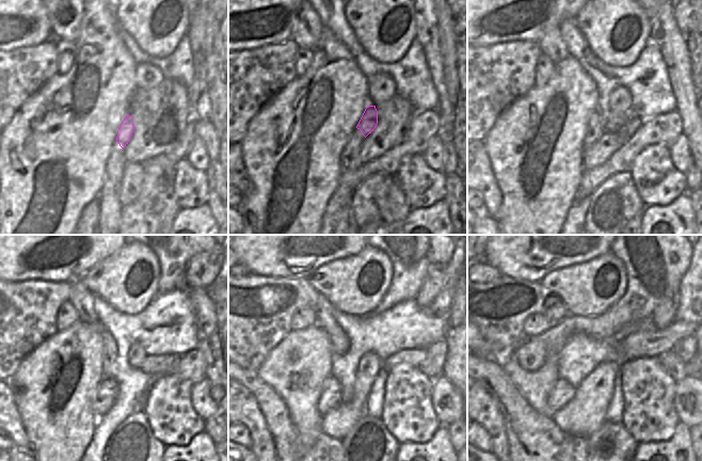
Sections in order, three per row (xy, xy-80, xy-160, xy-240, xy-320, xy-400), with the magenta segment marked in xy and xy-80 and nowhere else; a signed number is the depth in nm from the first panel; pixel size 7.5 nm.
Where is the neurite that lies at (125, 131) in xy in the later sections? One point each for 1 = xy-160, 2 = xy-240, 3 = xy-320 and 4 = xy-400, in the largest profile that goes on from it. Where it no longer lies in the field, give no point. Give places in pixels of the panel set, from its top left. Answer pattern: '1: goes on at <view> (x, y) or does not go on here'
1: goes on at xy-160 (615, 121)
2: goes on at xy-240 (155, 365)
3: goes on at xy-320 (419, 359)
4: goes on at xy-400 (672, 364)

